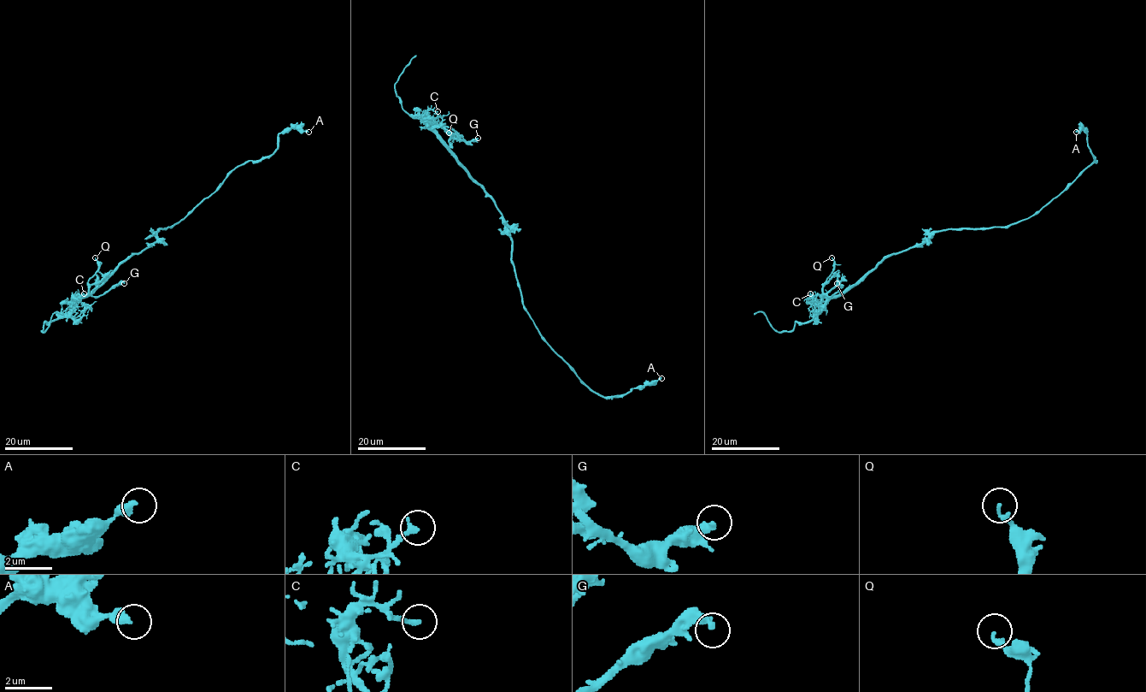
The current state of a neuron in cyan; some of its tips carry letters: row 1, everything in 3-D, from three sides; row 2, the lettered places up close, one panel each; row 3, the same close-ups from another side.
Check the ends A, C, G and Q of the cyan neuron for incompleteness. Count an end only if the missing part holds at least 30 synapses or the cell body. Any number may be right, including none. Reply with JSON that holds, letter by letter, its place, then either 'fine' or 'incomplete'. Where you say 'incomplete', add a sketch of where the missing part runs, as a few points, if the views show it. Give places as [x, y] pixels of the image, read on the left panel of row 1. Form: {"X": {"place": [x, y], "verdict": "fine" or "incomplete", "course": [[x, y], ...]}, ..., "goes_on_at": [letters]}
{"A": {"place": [308, 132], "verdict": "fine"}, "C": {"place": [84, 293], "verdict": "fine"}, "G": {"place": [124, 283], "verdict": "fine"}, "Q": {"place": [95, 257], "verdict": "fine"}, "goes_on_at": []}

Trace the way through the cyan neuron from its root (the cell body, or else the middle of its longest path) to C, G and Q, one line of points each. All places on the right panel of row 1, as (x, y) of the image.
C: (944, 229), (933, 232), (920, 244), (889, 254), (837, 295), (811, 295), (808, 298), (810, 293)
G: (944, 229), (933, 232), (920, 244), (889, 254), (837, 295), (824, 296), (831, 296), (840, 288), (837, 283)
Q: (944, 229), (933, 232), (920, 244), (889, 254), (837, 295), (824, 296), (823, 283), (834, 269), (831, 257)

